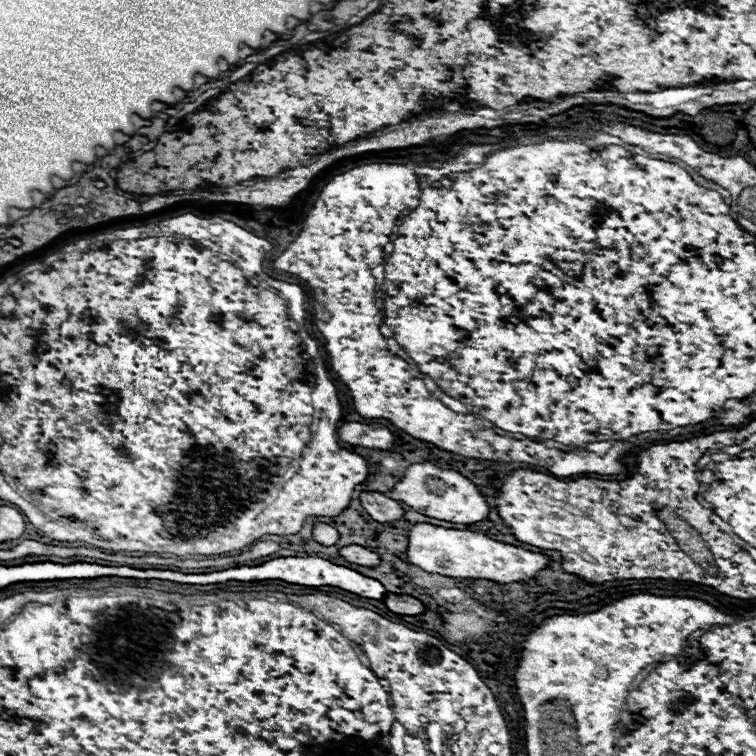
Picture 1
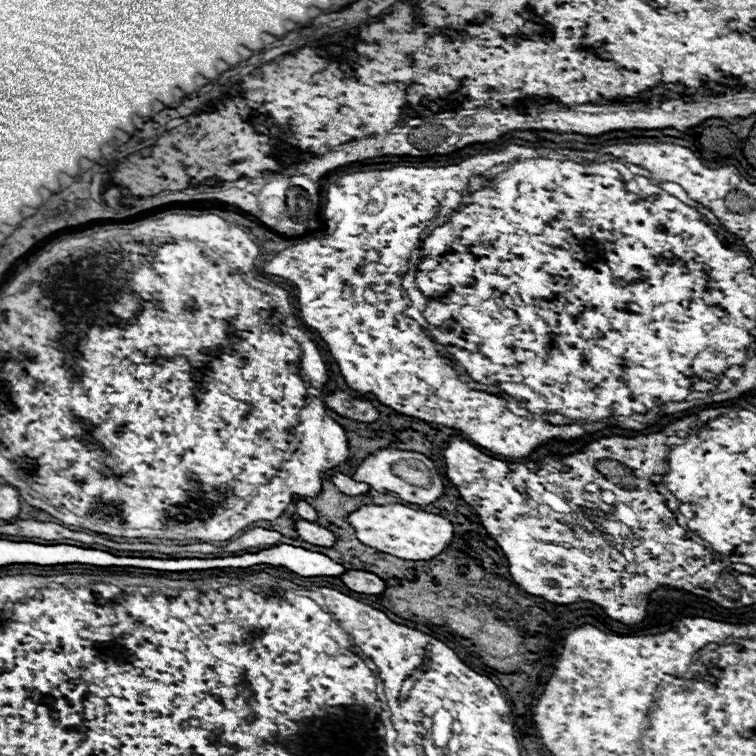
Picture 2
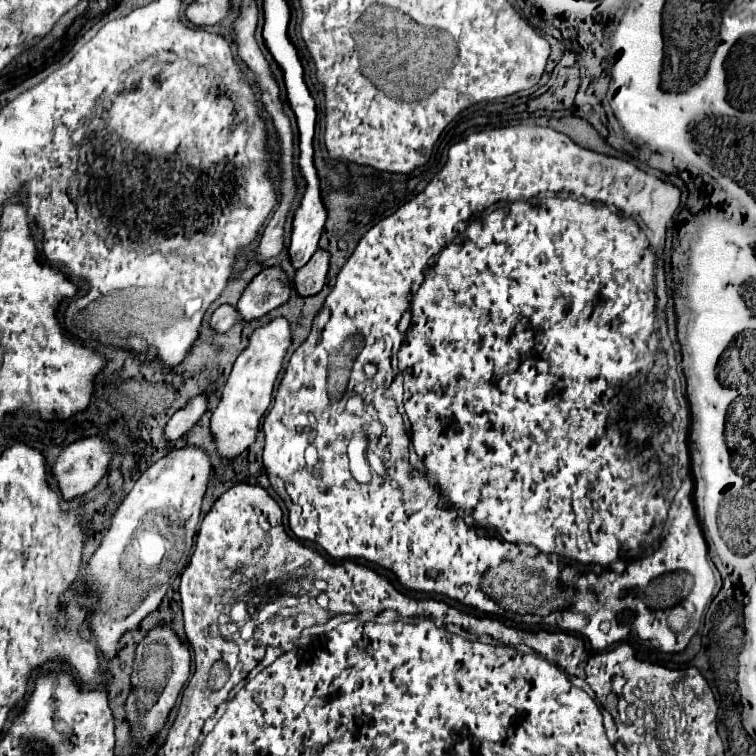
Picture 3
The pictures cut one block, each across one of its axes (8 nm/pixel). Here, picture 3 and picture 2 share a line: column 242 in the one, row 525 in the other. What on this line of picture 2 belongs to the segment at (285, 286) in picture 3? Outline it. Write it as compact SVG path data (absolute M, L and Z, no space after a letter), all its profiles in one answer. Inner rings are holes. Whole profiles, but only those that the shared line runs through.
M298 518L294 522L294 530L298 532L298 536L310 544L316 544L316 546L332 546L334 544L334 534L326 528L322 528L320 524L314 524L314 522L308 522L308 520L302 520Z

